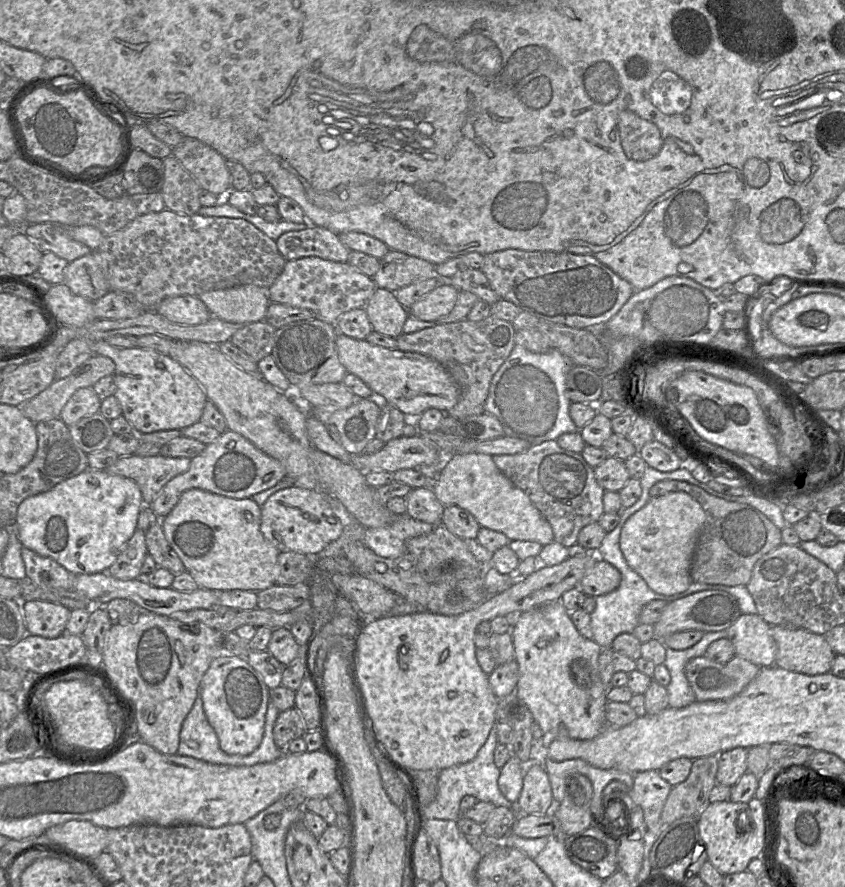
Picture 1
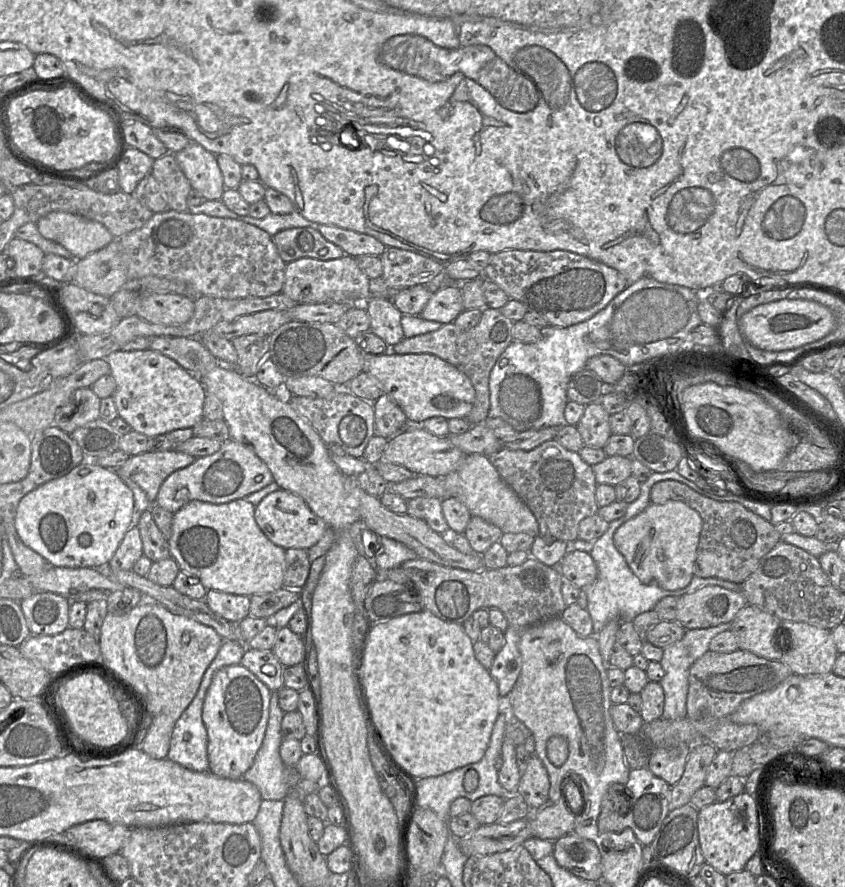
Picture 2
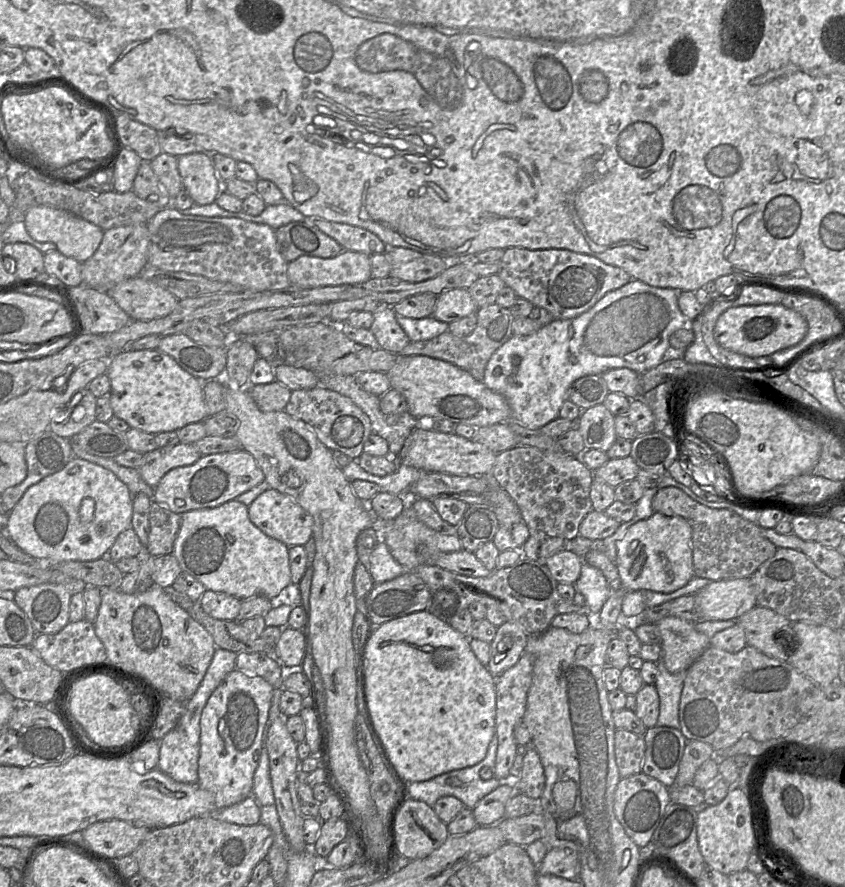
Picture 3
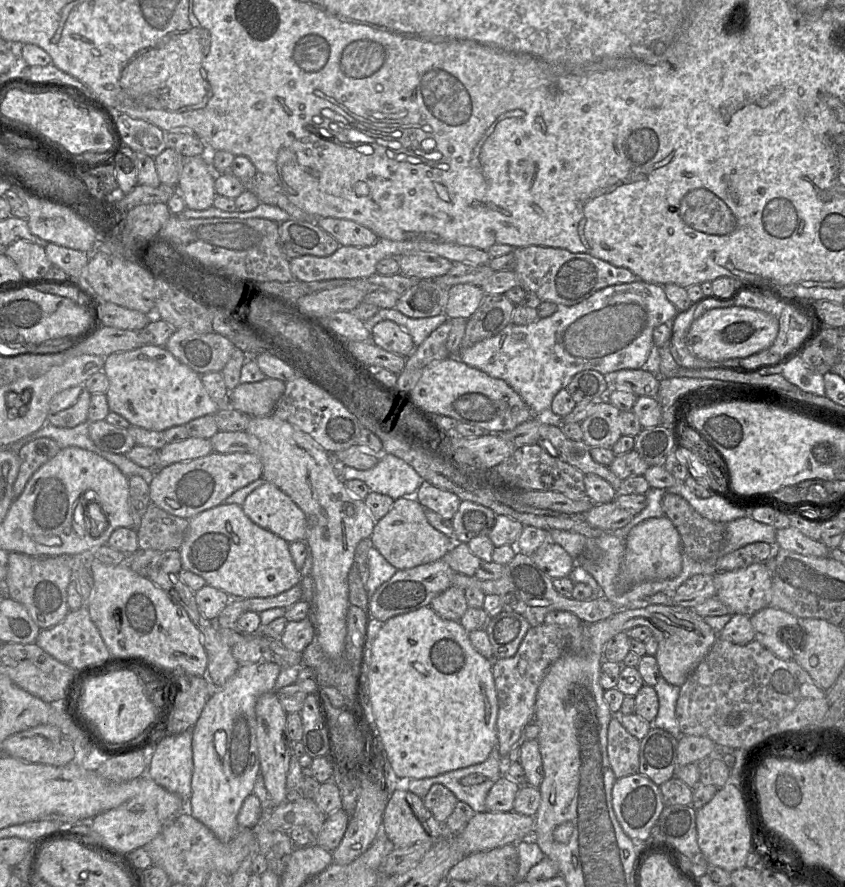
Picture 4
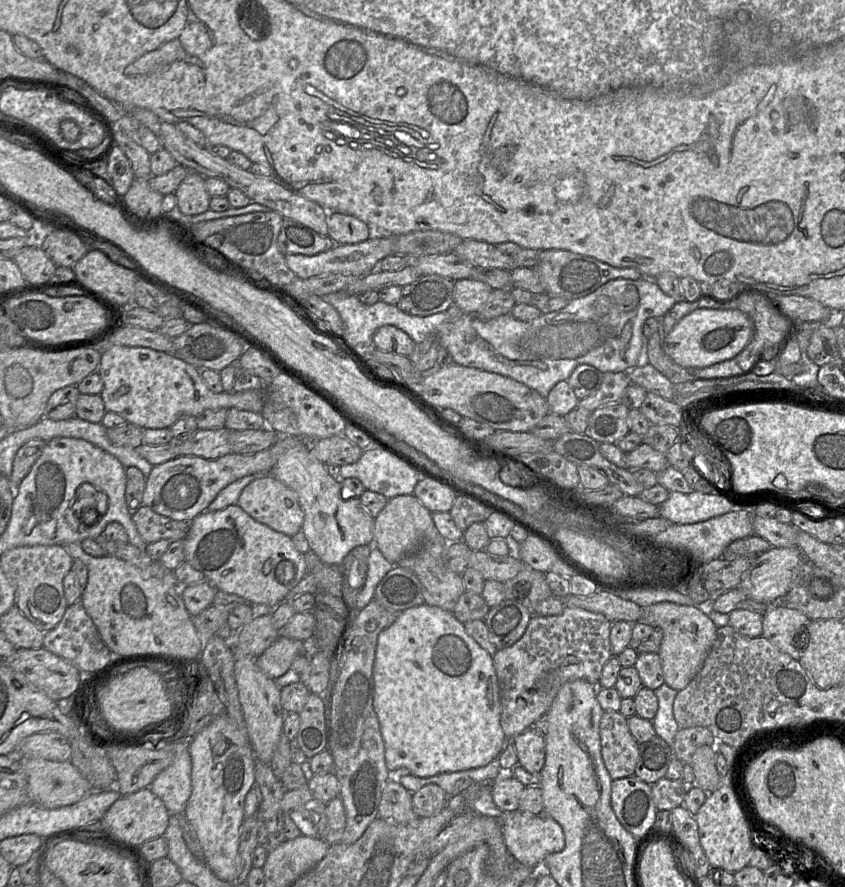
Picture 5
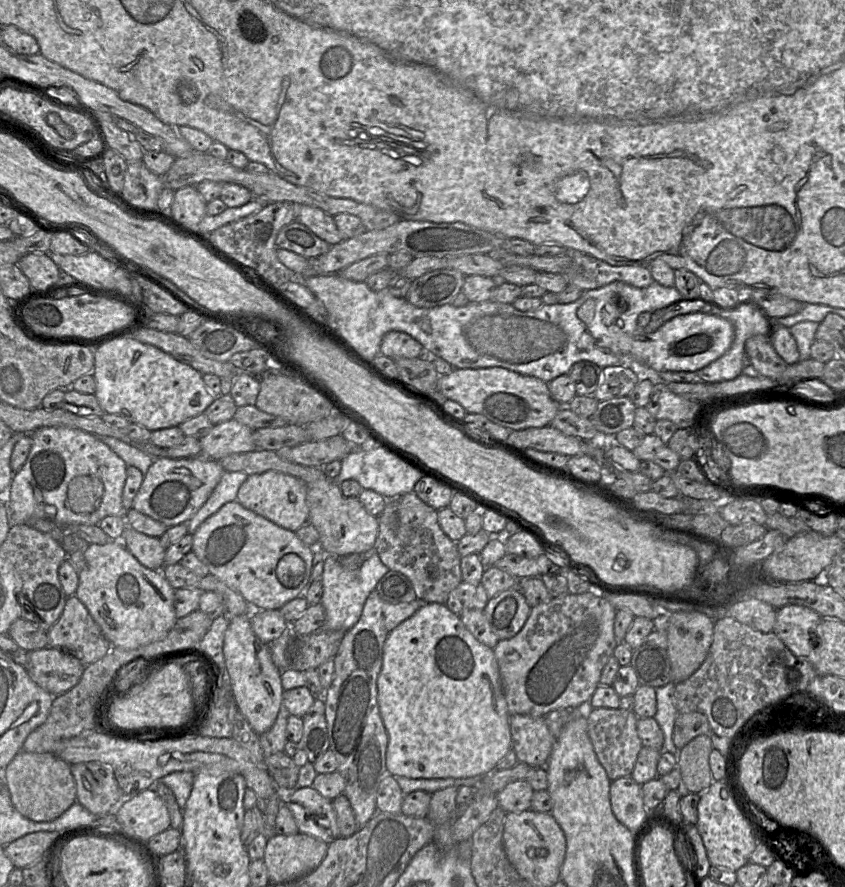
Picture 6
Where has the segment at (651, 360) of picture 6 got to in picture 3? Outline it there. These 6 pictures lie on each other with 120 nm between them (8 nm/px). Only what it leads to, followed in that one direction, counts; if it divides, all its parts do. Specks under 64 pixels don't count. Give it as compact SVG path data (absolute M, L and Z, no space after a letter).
M782 304L744 305L729 308L719 316L714 338L721 347L732 352L762 357L797 345L805 338L807 331L805 318Z

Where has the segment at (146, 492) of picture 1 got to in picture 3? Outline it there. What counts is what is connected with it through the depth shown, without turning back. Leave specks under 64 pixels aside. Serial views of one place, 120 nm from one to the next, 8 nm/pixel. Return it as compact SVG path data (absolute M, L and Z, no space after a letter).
M179 443L173 447L159 447L143 454L138 472L149 486L155 488L168 471L192 465L200 457L201 454L192 444Z

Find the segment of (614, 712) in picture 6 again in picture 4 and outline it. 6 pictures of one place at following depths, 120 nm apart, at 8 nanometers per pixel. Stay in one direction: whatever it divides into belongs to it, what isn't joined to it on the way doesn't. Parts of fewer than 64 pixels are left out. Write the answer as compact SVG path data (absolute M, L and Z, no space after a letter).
M612 714L607 732L607 755L616 779L638 773L639 752L640 741Z

